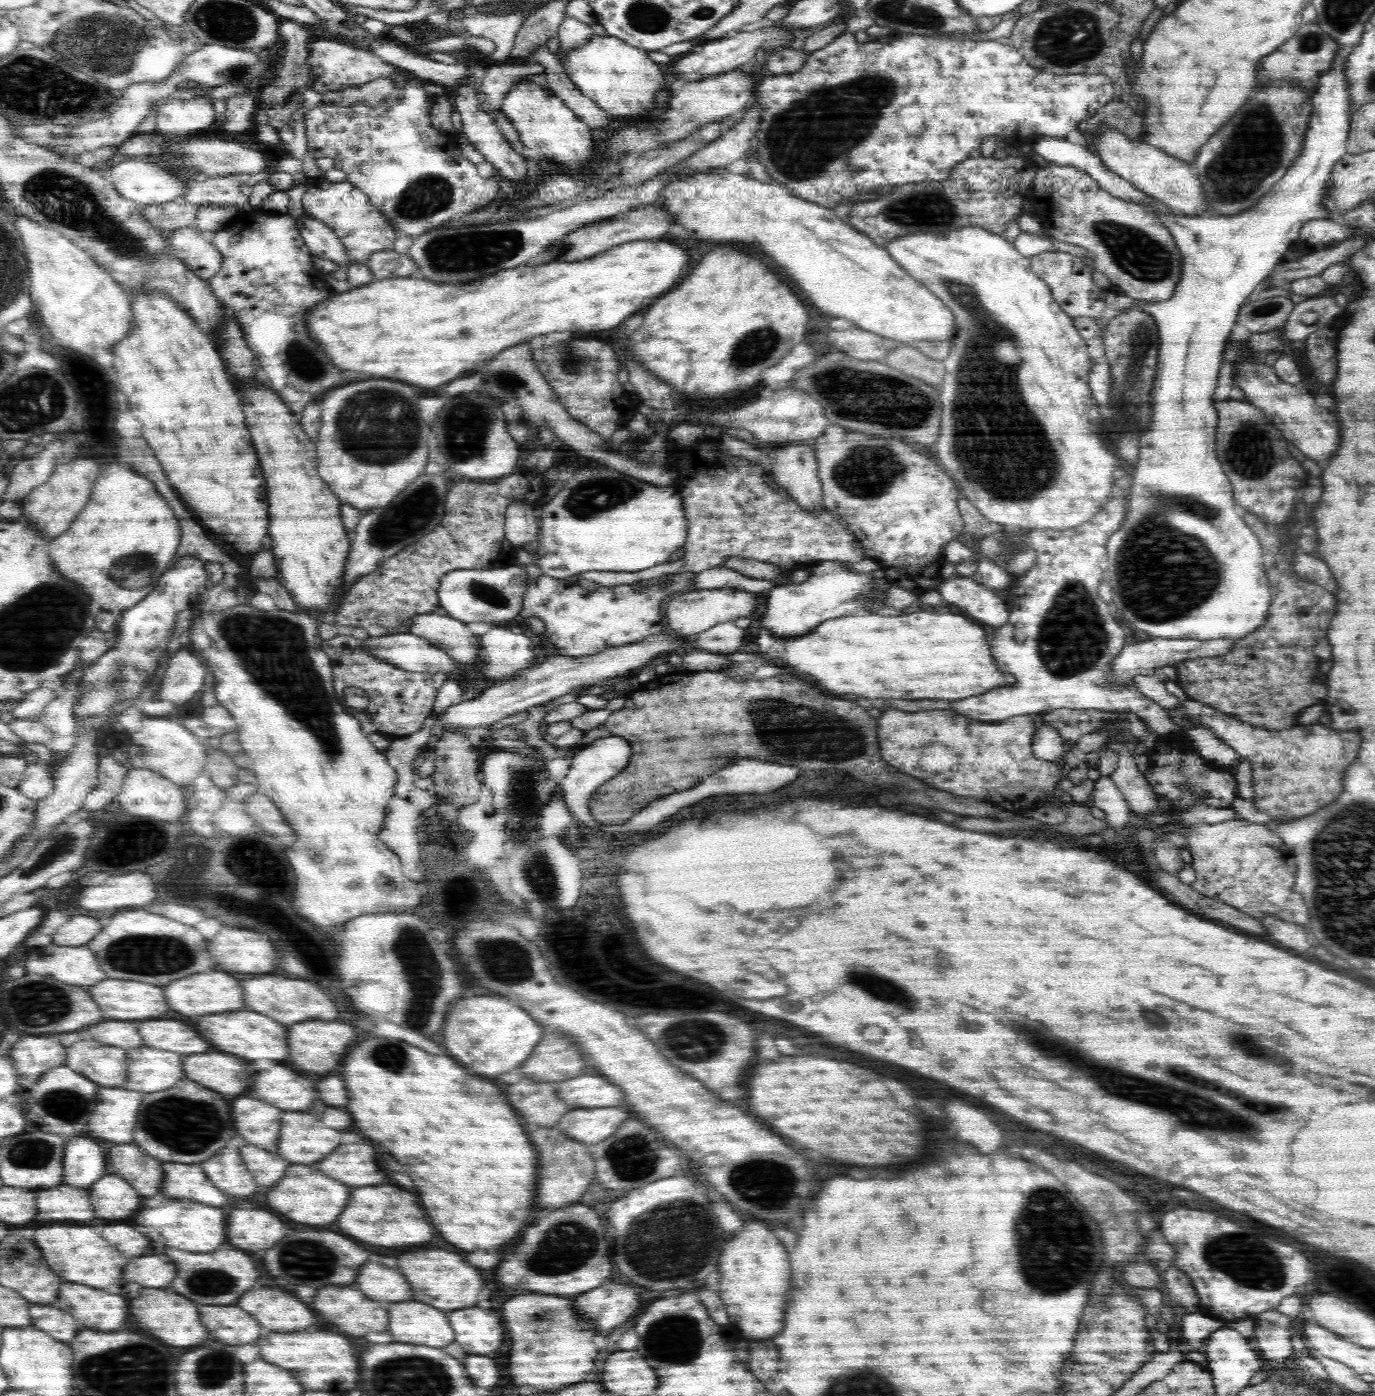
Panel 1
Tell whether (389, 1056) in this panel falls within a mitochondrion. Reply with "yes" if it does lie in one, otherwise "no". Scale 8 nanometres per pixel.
yes

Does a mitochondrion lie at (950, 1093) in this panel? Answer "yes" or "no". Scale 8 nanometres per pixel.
no

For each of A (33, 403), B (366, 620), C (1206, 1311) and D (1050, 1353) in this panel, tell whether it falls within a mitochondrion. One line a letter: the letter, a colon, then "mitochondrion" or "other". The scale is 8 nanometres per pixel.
A: mitochondrion
B: other
C: other
D: other

